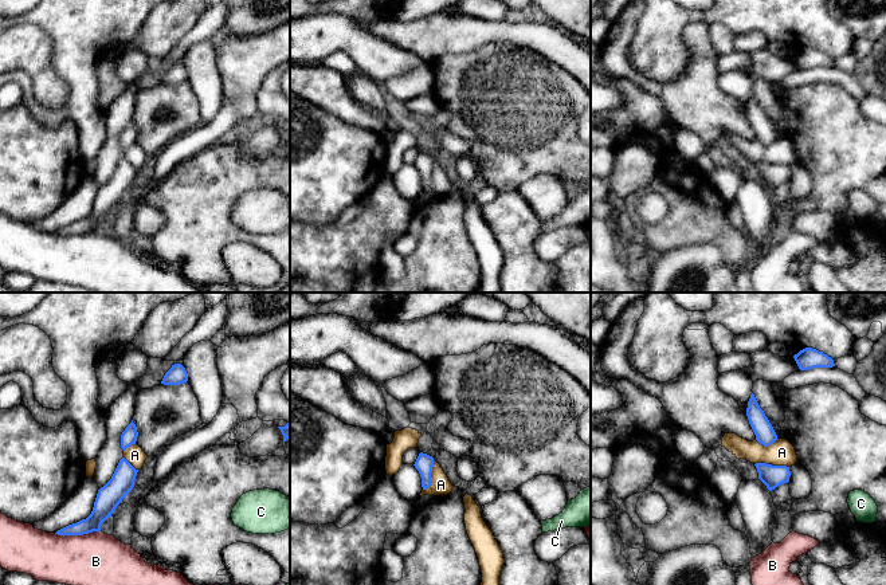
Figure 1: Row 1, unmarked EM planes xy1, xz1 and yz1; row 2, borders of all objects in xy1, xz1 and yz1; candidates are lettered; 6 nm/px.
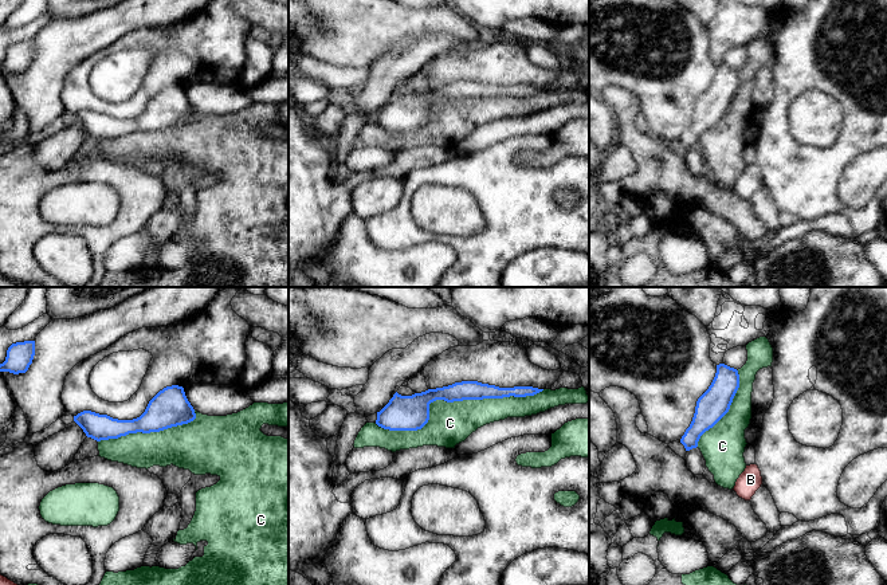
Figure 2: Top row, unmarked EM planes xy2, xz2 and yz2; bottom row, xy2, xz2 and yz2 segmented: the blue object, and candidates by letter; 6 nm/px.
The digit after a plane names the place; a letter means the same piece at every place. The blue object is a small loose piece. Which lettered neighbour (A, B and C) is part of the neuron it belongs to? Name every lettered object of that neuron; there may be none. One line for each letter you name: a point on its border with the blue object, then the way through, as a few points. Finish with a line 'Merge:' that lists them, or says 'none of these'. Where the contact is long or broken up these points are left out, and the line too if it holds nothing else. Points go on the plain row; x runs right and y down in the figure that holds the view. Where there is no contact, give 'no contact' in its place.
C: xz2 (451, 101)
Merge: C

